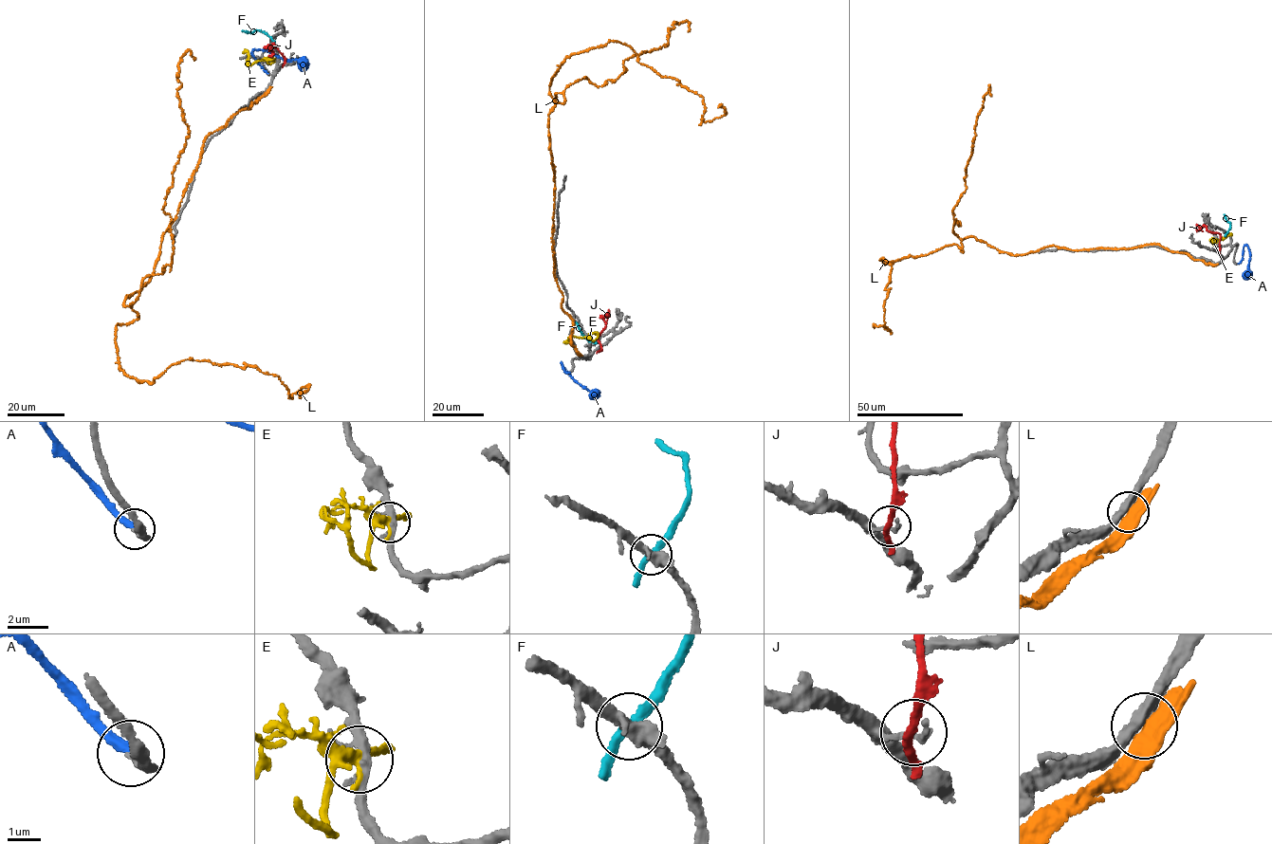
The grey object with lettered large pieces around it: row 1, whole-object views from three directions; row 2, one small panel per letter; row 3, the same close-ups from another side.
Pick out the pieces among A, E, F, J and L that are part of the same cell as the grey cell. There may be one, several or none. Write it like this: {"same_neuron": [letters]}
{"same_neuron": ["A", "E"]}

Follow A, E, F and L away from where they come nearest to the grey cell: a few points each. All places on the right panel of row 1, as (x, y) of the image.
A: (1238, 263), (1244, 246), (1246, 245), (1250, 255), (1248, 270), (1244, 274), (1245, 279)
E: (1217, 240), (1231, 234)
F: (1226, 233), (1230, 225), (1224, 214)
L: (1216, 265), (1152, 243), (1014, 255), (969, 235), (963, 251), (879, 259), (892, 266), (890, 330), (874, 327)

